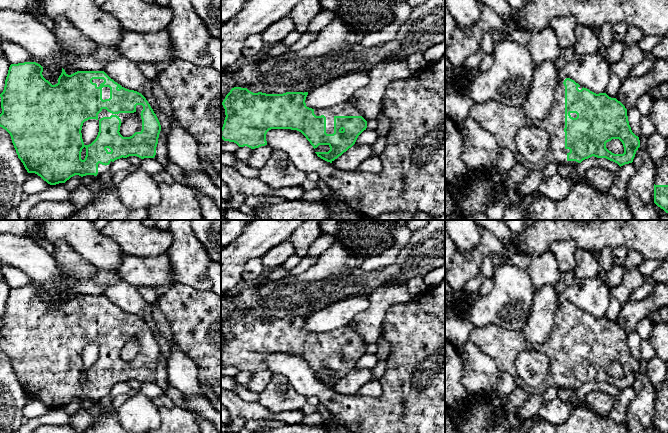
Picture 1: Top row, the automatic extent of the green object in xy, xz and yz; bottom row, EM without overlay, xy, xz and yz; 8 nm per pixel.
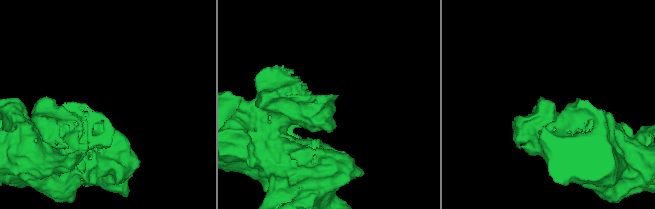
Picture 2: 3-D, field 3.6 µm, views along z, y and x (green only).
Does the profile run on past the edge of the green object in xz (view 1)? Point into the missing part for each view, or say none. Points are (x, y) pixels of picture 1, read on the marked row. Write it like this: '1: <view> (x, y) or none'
1: xz (345, 109)

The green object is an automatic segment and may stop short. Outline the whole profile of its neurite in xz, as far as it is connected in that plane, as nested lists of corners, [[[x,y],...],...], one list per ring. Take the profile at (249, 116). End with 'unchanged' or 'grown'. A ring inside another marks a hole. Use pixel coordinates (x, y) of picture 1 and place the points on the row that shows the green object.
[[[234,87],[222,102],[225,120],[221,128],[221,138],[234,142],[239,147],[251,149],[267,145],[266,134],[271,129],[291,129],[301,132],[313,148],[328,145],[328,152],[315,152],[321,159],[332,163],[349,148],[367,128],[362,113],[348,103],[338,104],[328,109],[312,109],[306,106],[308,92],[286,92],[283,94],[253,93],[247,88]]]; grown

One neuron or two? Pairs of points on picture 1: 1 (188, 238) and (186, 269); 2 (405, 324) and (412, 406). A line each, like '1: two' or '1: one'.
1: one
2: one

